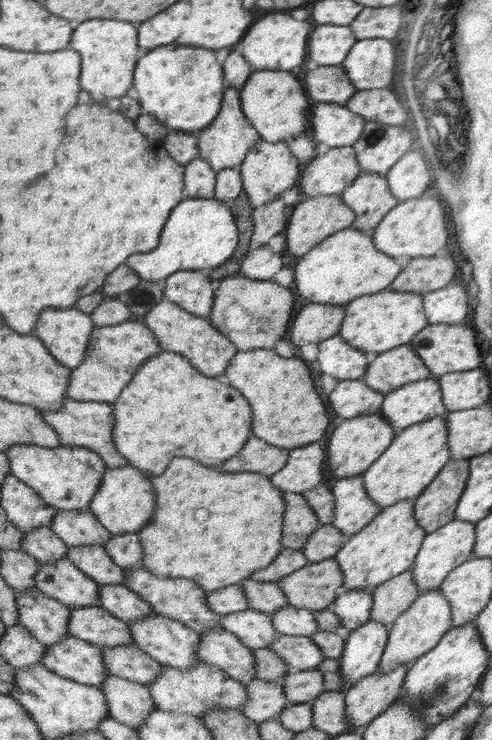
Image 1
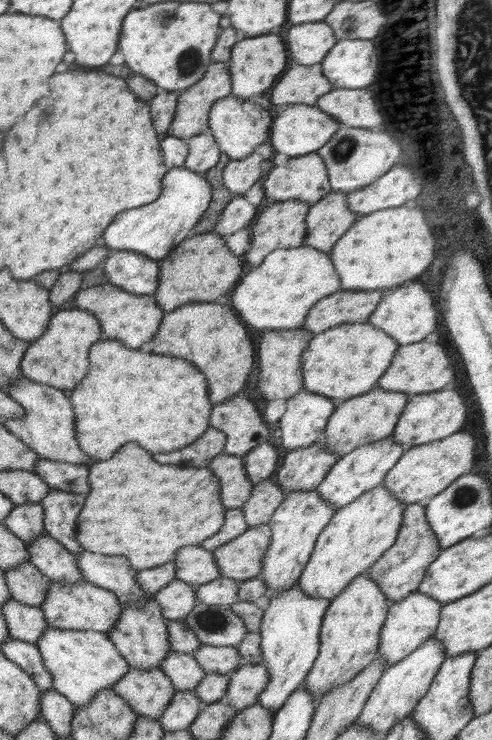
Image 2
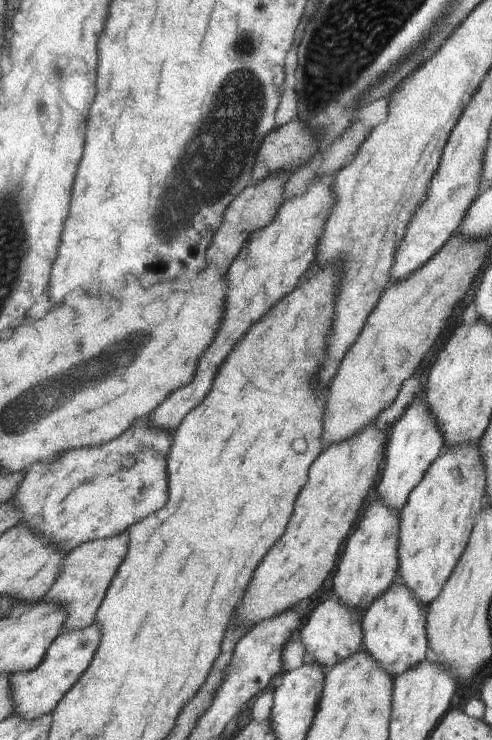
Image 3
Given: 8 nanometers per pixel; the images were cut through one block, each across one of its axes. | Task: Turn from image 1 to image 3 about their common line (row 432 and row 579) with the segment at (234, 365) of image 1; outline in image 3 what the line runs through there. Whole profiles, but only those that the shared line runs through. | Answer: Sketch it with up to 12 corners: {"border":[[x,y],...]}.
{"border":[[377,422],[314,460],[236,609],[254,628],[323,586],[385,461]]}

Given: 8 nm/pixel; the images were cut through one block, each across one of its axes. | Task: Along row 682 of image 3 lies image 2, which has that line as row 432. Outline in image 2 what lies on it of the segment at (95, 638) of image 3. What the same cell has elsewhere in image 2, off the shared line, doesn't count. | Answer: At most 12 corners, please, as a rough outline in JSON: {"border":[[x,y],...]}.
{"border":[[22,377],[4,426],[40,457],[90,465],[64,390]]}

